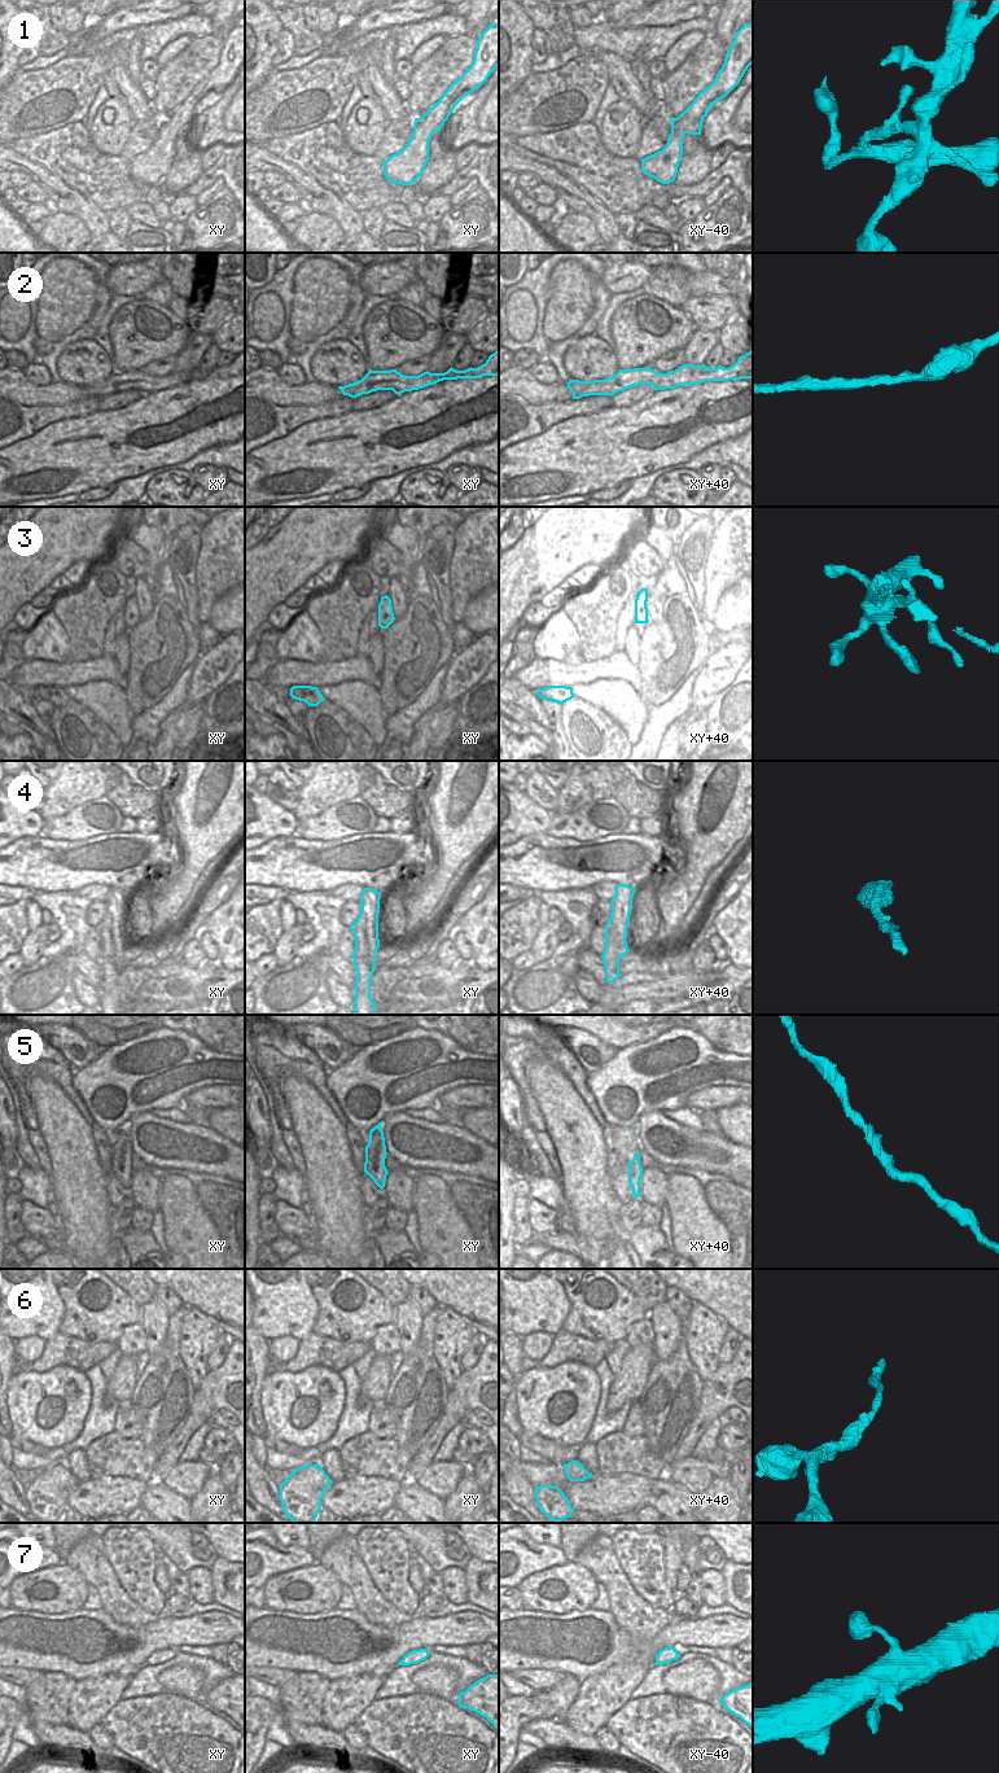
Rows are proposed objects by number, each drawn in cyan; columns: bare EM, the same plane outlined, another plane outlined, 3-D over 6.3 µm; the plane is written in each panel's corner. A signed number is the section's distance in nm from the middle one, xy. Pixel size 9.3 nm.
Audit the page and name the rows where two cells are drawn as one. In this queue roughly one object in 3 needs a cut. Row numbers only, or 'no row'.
1, 4

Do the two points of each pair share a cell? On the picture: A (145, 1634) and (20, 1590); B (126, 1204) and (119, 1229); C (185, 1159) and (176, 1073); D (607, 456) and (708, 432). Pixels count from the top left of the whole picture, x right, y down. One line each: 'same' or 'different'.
A: different
B: same
C: different
D: same

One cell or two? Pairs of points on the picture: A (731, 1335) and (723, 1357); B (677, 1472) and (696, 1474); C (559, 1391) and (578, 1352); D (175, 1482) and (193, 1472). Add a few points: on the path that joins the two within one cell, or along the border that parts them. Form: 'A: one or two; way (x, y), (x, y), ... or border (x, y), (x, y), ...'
A: one; way (730, 1340), (727, 1352)
B: one; way (682, 1472), (691, 1474)
C: two; border (544, 1366), (578, 1361), (592, 1369)
D: one; way (179, 1479), (189, 1476)

